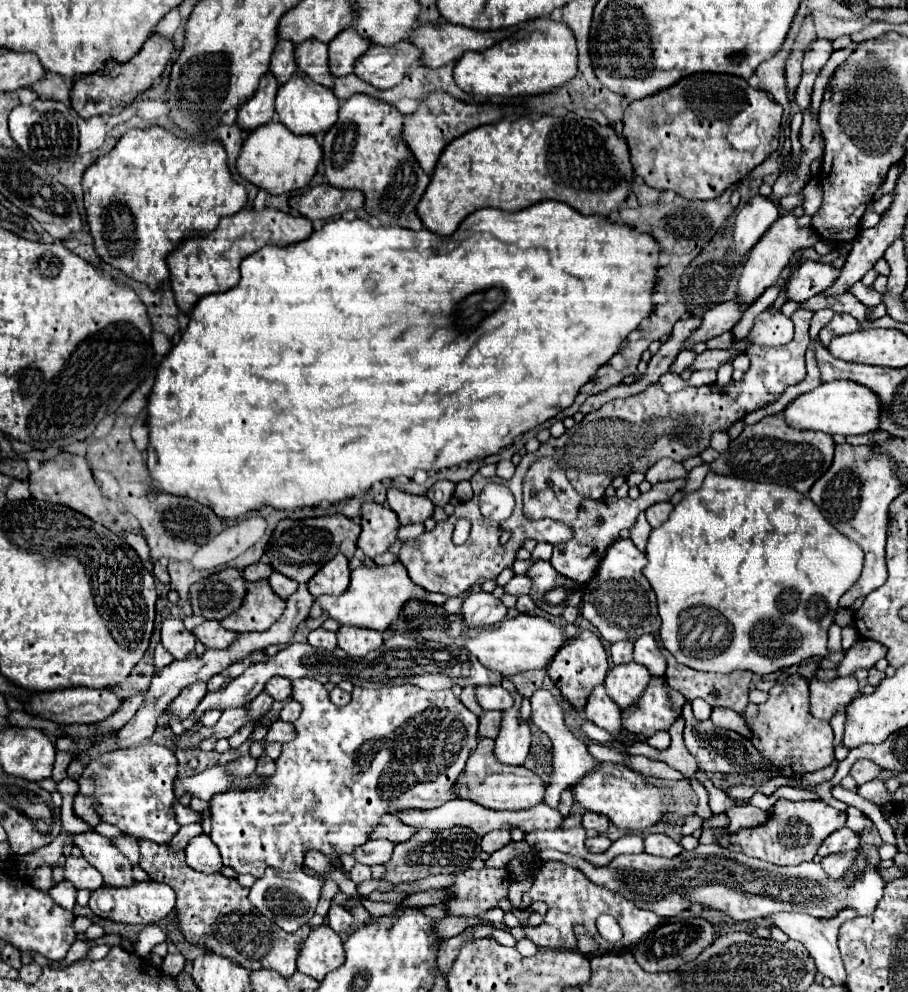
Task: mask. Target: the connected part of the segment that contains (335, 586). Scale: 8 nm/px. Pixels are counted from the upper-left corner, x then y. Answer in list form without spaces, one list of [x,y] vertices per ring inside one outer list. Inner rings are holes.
[[[336,554],[328,564],[320,568],[308,582],[308,590],[312,596],[322,594],[344,594],[350,584],[350,568],[344,554]]]

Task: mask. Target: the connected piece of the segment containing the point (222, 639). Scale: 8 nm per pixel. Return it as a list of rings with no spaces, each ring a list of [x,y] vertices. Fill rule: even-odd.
[[[202,622],[200,626],[196,626],[194,636],[206,646],[206,648],[228,648],[234,640],[236,640],[236,632],[222,628],[220,622]]]

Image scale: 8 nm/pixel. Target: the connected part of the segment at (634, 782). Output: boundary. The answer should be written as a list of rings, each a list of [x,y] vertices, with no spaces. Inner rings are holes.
[[[600,762],[594,766],[586,776],[582,776],[574,786],[572,786],[576,802],[596,814],[604,814],[610,818],[610,822],[620,828],[620,830],[632,830],[632,832],[642,832],[654,824],[658,824],[668,810],[668,790],[658,788],[654,784],[648,784],[640,774],[632,772],[624,764],[616,762]]]

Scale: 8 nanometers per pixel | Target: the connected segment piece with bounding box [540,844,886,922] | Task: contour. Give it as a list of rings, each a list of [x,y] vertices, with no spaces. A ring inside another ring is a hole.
[[[700,844],[696,850],[690,852],[682,852],[676,858],[660,858],[660,856],[650,856],[646,852],[642,854],[620,854],[616,856],[608,866],[594,866],[582,858],[576,856],[568,856],[568,854],[560,854],[554,850],[542,850],[540,852],[540,862],[546,860],[560,860],[568,866],[574,866],[578,870],[582,870],[592,882],[606,886],[608,890],[620,892],[622,896],[626,896],[628,900],[632,900],[638,908],[642,910],[652,910],[662,918],[672,918],[678,916],[682,910],[686,910],[690,904],[700,902],[702,906],[714,908],[714,910],[722,910],[728,912],[730,918],[734,918],[736,922],[744,922],[744,920],[758,920],[762,916],[774,914],[774,912],[808,912],[814,918],[830,918],[836,916],[838,912],[852,908],[856,910],[858,916],[868,916],[872,914],[872,910],[876,908],[878,900],[884,894],[886,888],[886,880],[882,878],[880,870],[874,866],[866,866],[850,884],[844,884],[842,880],[834,880],[828,878],[828,874],[822,870],[822,866],[818,862],[804,862],[798,866],[776,866],[752,856],[746,856],[742,852],[732,852],[728,848],[720,848],[718,844]]]

